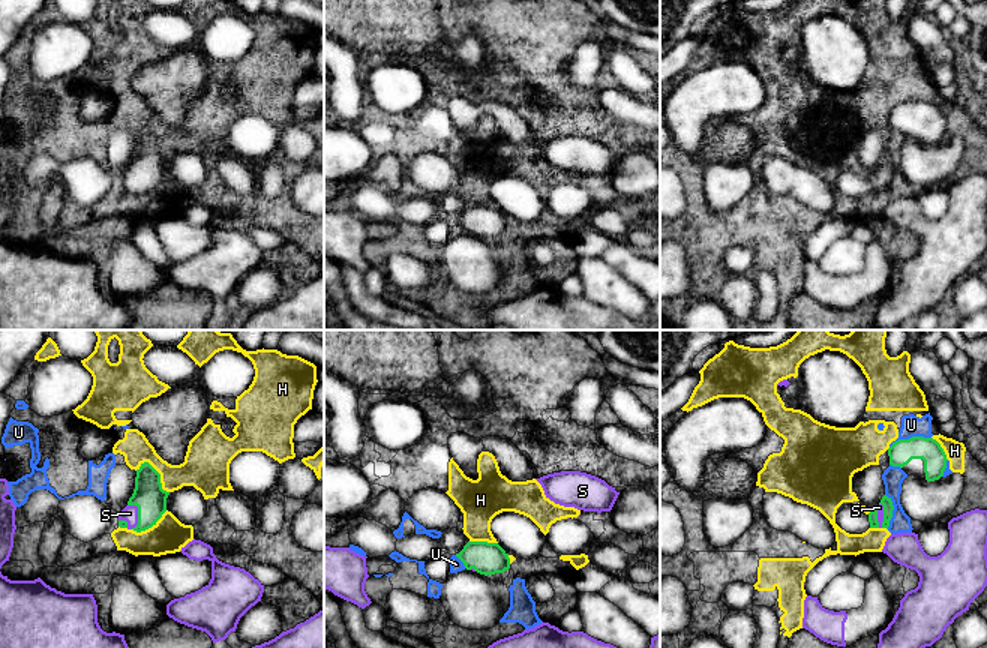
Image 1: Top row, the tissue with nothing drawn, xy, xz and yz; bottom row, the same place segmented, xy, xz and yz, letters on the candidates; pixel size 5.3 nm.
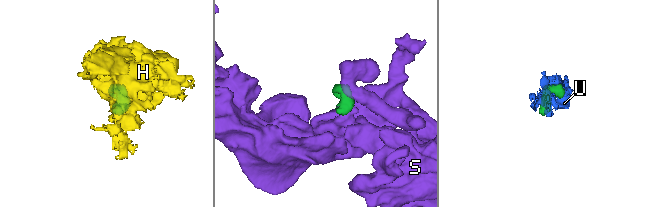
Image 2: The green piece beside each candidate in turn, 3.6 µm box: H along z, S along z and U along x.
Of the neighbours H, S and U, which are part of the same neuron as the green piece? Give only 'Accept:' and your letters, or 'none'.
Accept: S

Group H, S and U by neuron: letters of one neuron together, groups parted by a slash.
H U / S

